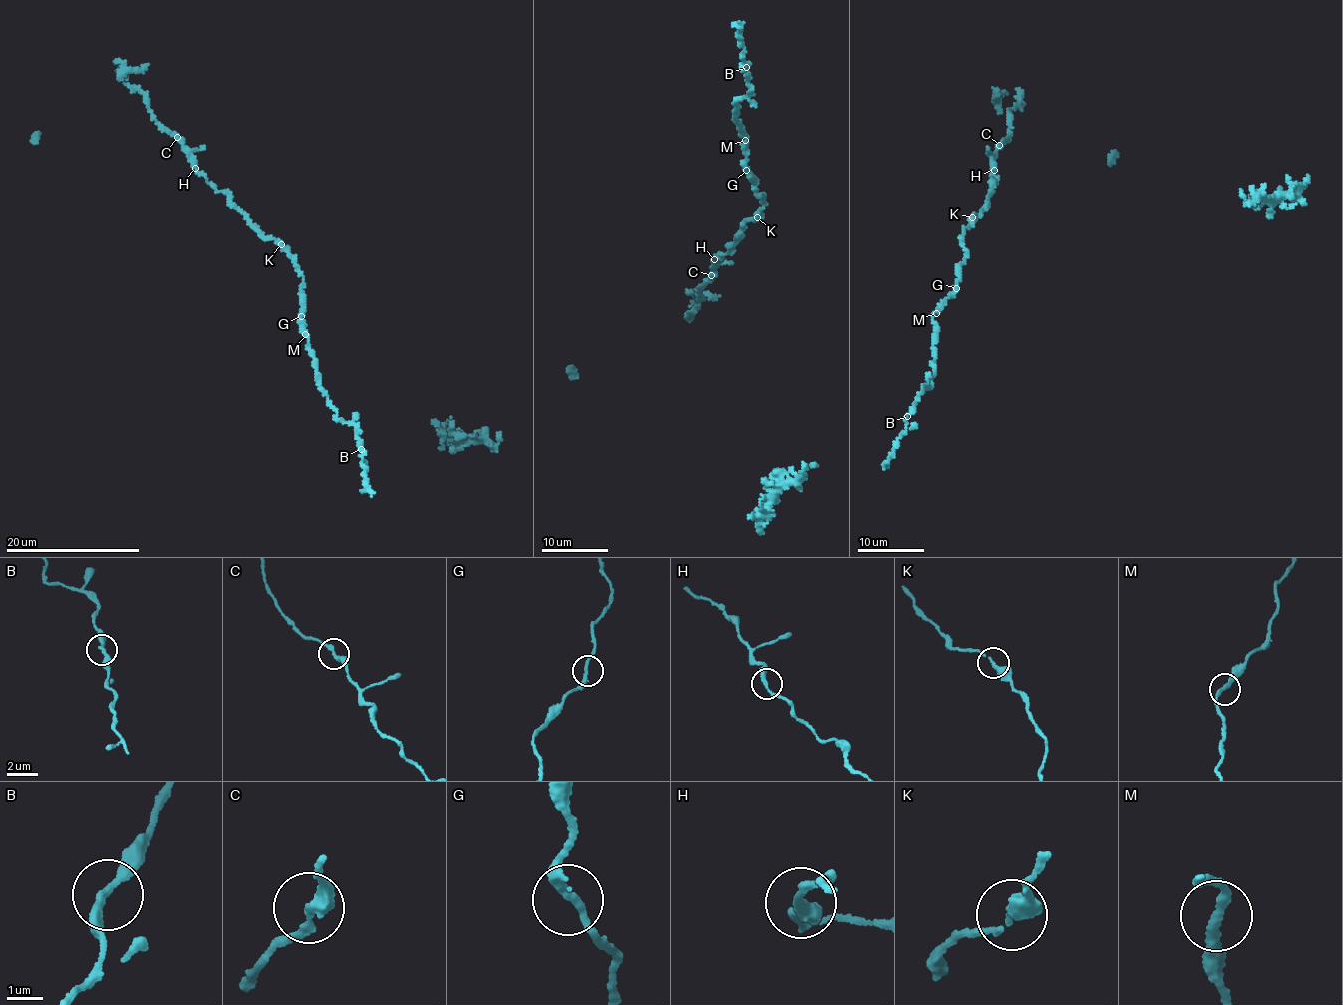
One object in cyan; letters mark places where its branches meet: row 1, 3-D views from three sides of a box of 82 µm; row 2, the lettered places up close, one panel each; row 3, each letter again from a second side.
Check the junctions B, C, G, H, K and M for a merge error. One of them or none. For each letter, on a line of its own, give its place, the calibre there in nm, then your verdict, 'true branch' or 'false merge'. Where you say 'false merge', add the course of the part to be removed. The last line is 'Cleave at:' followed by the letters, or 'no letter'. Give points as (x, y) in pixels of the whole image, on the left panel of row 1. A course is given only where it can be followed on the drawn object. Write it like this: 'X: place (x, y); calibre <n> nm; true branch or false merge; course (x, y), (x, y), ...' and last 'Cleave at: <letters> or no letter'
B: place (361, 449); calibre 240 nm; true branch
C: place (177, 137); calibre 280 nm; false merge
G: place (301, 316); calibre 220 nm; true branch
H: place (195, 168); calibre 240 nm; true branch
K: place (281, 244); calibre 240 nm; true branch
M: place (305, 334); calibre 240 nm; true branch
Cleave at: C

